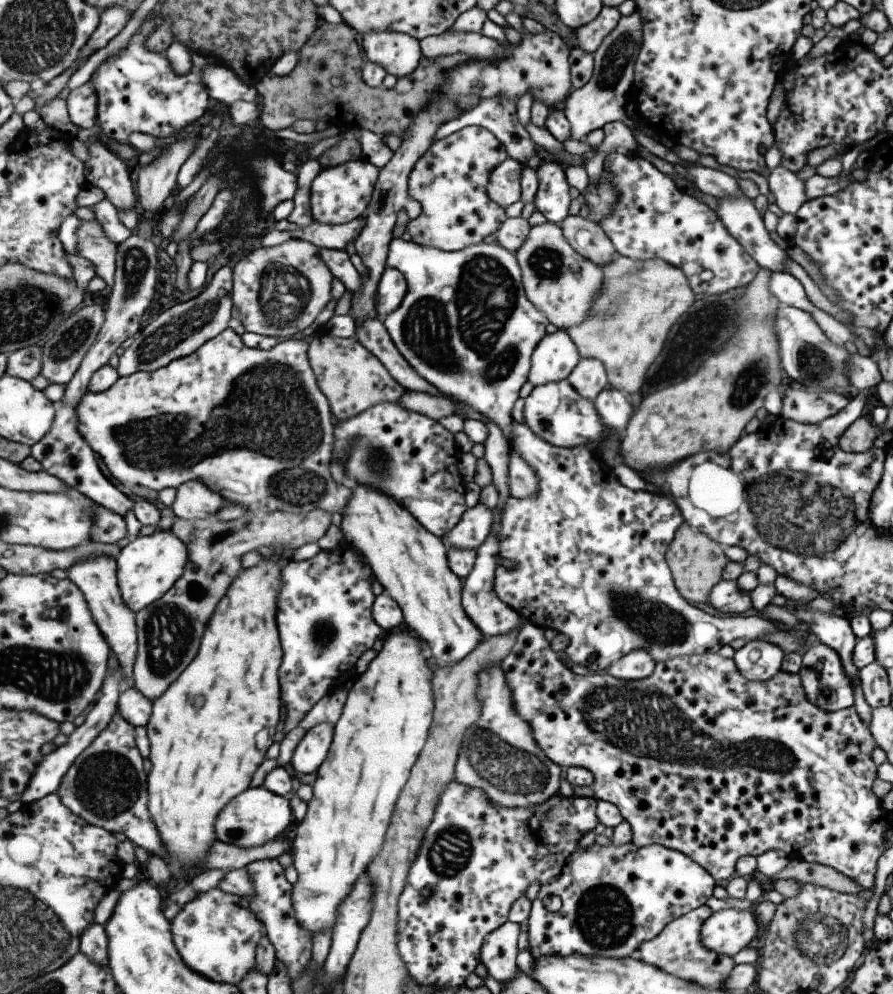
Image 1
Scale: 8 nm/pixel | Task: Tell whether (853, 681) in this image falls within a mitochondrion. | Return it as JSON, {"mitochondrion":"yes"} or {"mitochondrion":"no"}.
{"mitochondrion":"no"}

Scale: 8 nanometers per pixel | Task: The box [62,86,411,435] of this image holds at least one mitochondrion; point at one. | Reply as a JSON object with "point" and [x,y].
{"point":[173,332]}

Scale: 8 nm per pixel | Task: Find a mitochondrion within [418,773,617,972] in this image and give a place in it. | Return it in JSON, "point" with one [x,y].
{"point":[448,853]}

